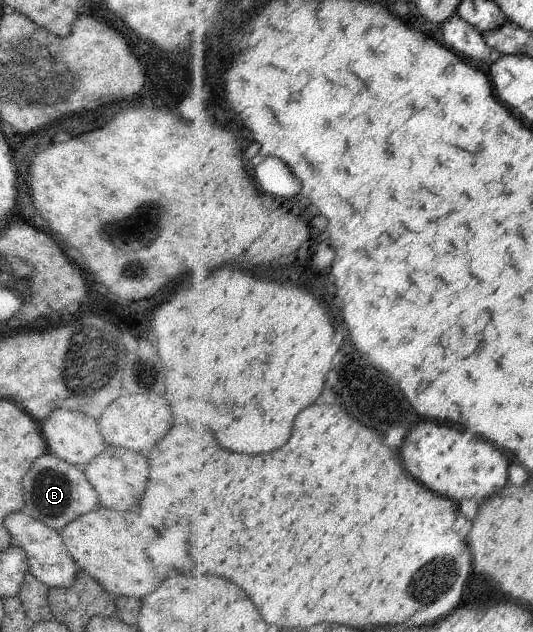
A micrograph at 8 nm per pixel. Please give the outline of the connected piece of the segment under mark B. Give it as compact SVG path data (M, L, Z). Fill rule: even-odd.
M45 453L37 458L25 474L22 485L25 499L22 510L56 531L61 532L80 516L99 508L97 491L86 479L83 469L53 454Z

